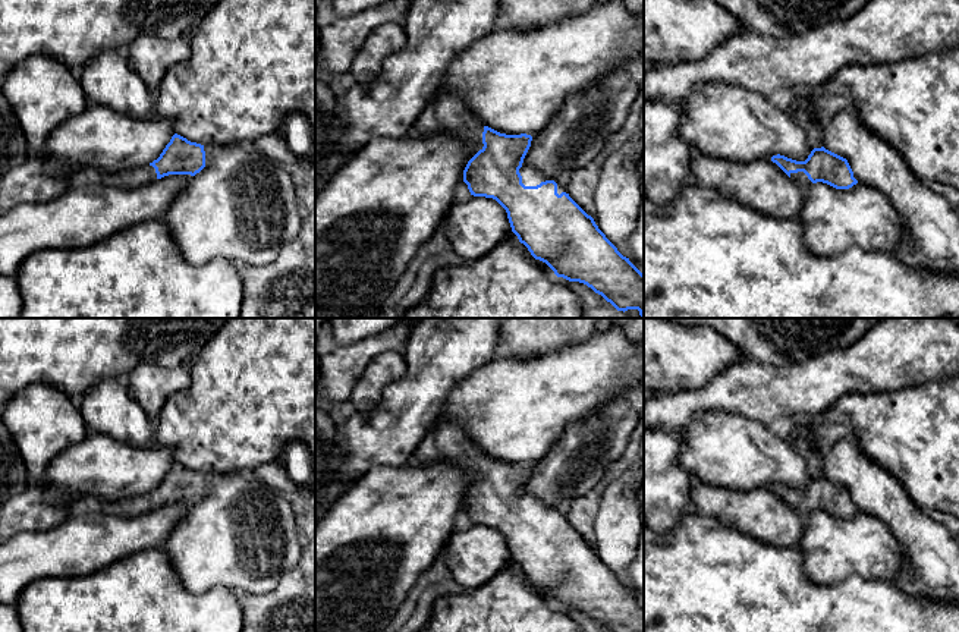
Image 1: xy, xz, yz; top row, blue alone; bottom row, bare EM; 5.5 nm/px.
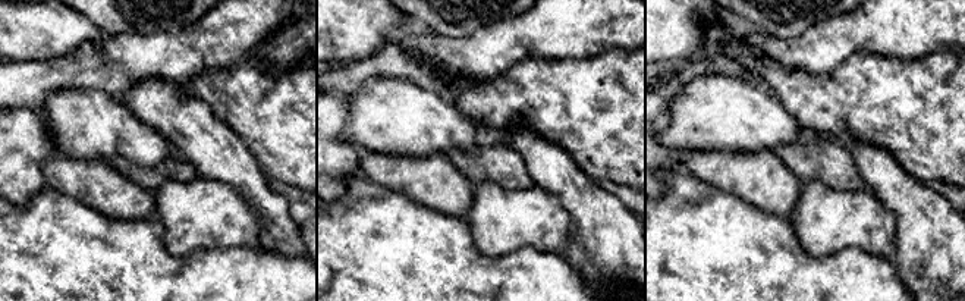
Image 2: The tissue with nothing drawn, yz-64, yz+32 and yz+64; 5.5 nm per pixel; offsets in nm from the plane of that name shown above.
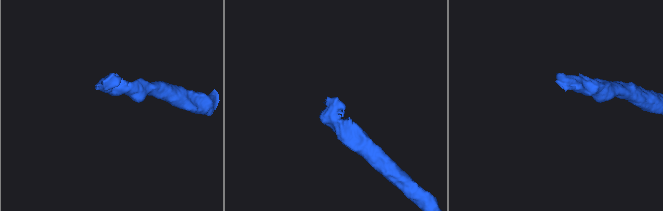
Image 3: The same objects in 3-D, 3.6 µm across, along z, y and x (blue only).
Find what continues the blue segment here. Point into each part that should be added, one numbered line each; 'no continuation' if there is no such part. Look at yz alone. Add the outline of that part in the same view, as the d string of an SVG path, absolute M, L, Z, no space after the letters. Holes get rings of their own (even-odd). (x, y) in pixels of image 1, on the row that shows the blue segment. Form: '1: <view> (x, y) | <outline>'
1: yz (799, 178) | M804 172L790 173L790 179L796 182L802 191L806 191L812 185L812 182Z

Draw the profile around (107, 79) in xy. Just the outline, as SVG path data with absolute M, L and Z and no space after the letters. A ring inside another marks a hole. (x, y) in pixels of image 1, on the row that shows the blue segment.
M122 48L101 50L78 78L89 104L101 104L135 119L154 114L154 100Z

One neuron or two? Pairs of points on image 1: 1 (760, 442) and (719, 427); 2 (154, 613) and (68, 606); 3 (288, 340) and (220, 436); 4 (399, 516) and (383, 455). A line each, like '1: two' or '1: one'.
1: one
2: one
3: one
4: two

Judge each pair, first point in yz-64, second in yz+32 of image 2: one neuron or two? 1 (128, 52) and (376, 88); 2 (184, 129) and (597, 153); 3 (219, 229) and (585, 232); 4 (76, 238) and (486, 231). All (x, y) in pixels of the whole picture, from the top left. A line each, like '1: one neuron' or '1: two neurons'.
1: two neurons
2: two neurons
3: two neurons
4: two neurons

